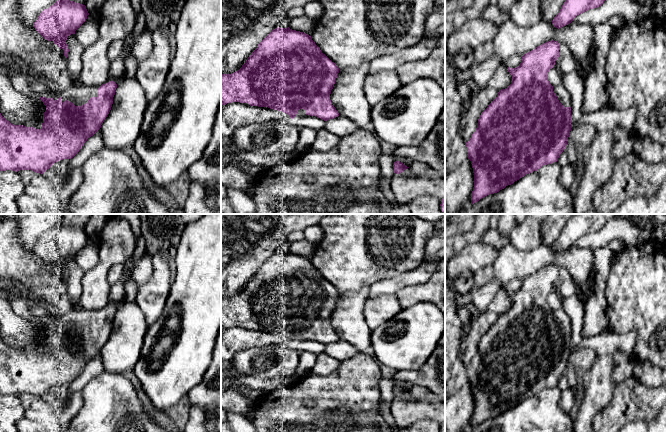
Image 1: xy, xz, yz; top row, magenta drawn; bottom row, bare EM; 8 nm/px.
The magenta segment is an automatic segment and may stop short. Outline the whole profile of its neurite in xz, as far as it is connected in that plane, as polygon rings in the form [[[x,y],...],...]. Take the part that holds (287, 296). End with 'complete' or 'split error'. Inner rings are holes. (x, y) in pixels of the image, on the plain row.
[[[277,251],[258,268],[239,294],[221,299],[221,328],[224,330],[232,326],[247,327],[250,330],[282,335],[292,343],[310,339],[327,345],[339,340],[330,324],[338,297],[339,292],[322,277],[311,260],[289,251]]] | split error

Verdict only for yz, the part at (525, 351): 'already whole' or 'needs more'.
needs more

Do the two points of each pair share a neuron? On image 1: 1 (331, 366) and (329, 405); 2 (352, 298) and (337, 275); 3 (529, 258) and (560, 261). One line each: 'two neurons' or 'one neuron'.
1: two neurons
2: two neurons
3: one neuron

